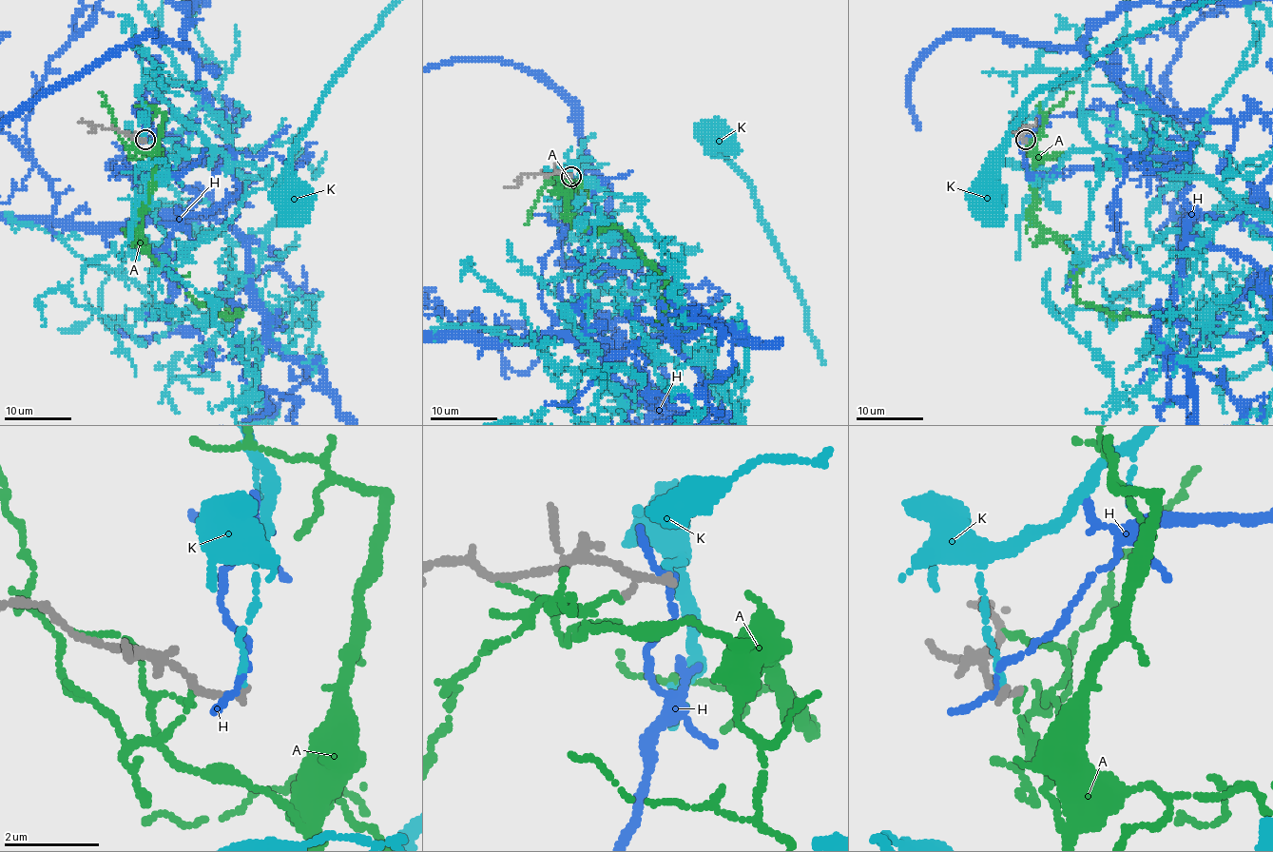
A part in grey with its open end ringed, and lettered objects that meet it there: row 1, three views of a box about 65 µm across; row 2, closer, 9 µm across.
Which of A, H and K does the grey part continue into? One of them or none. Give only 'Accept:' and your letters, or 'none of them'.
Accept: none of them

